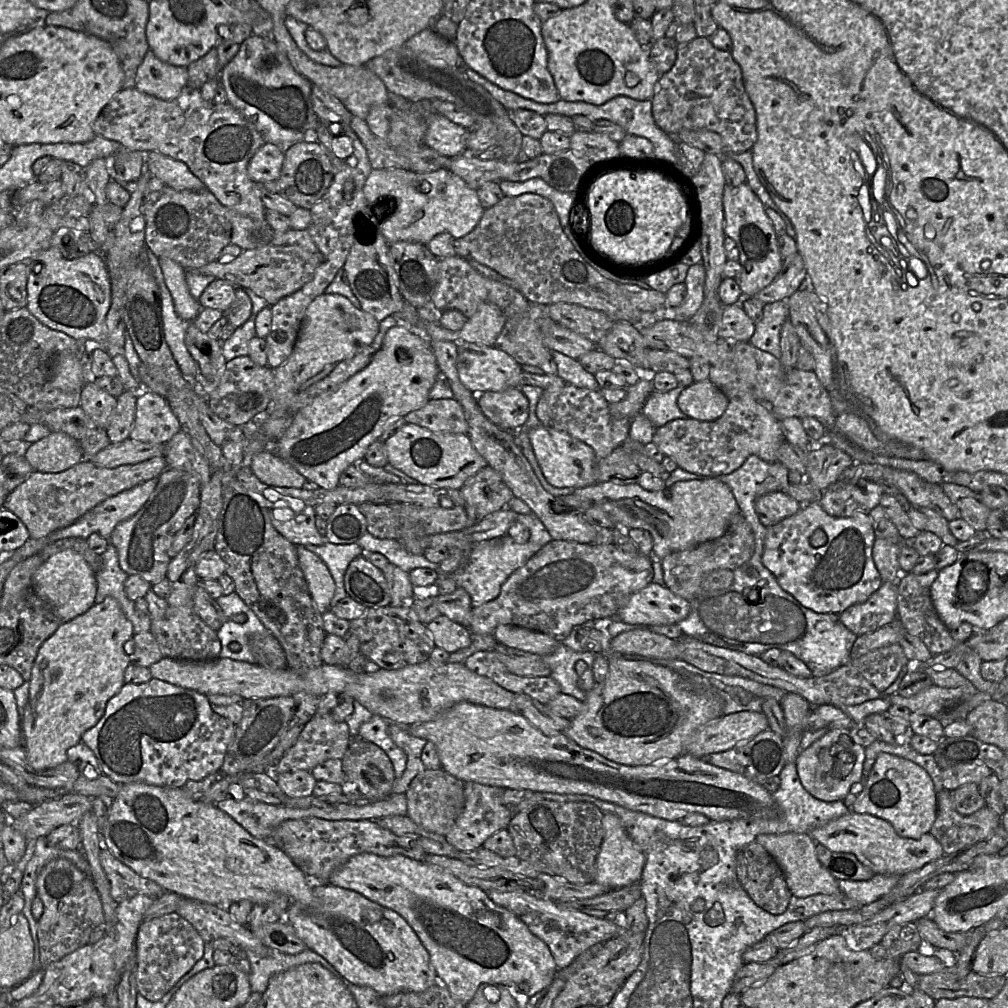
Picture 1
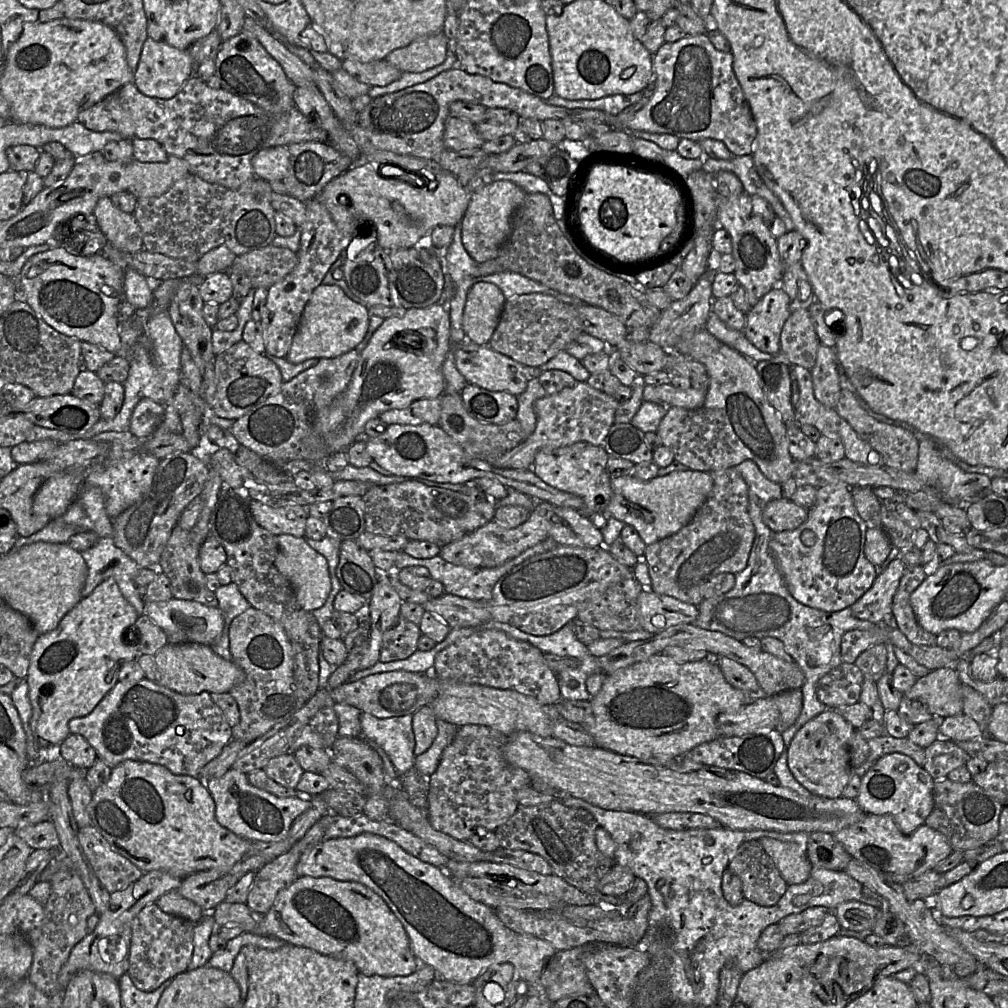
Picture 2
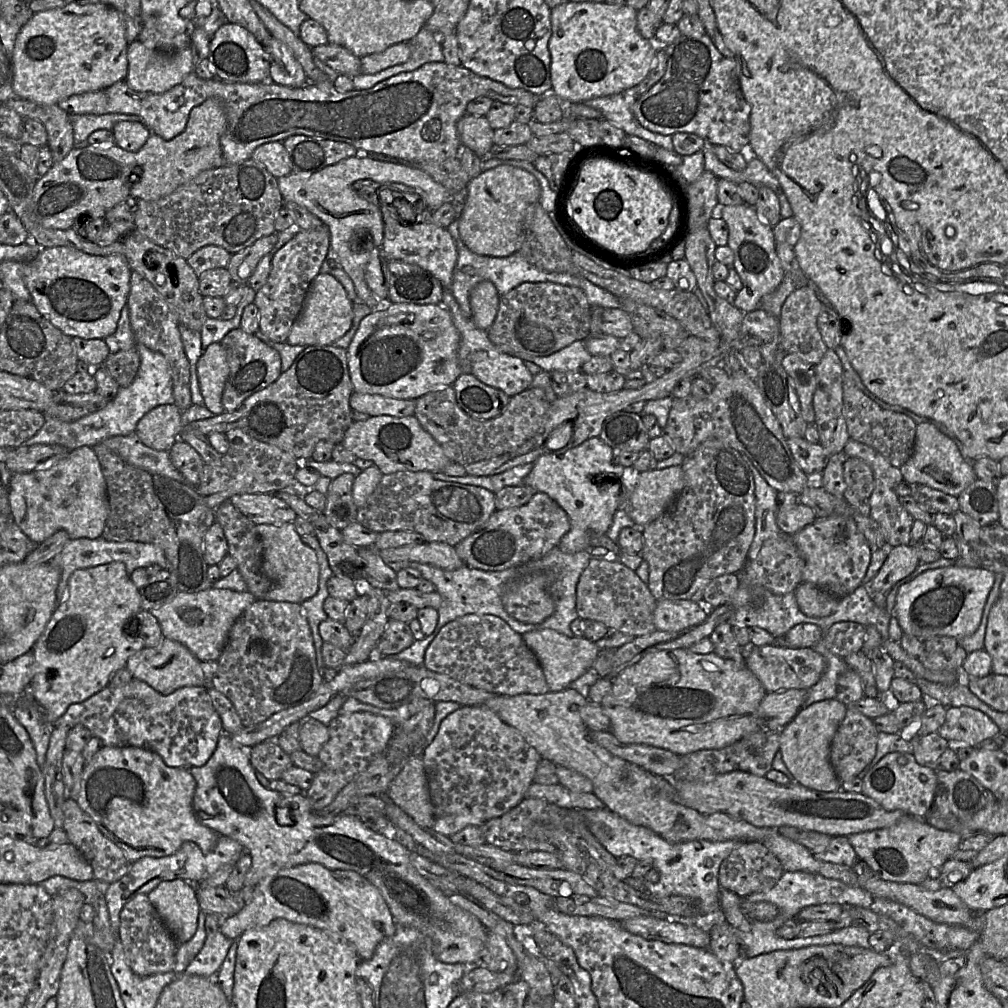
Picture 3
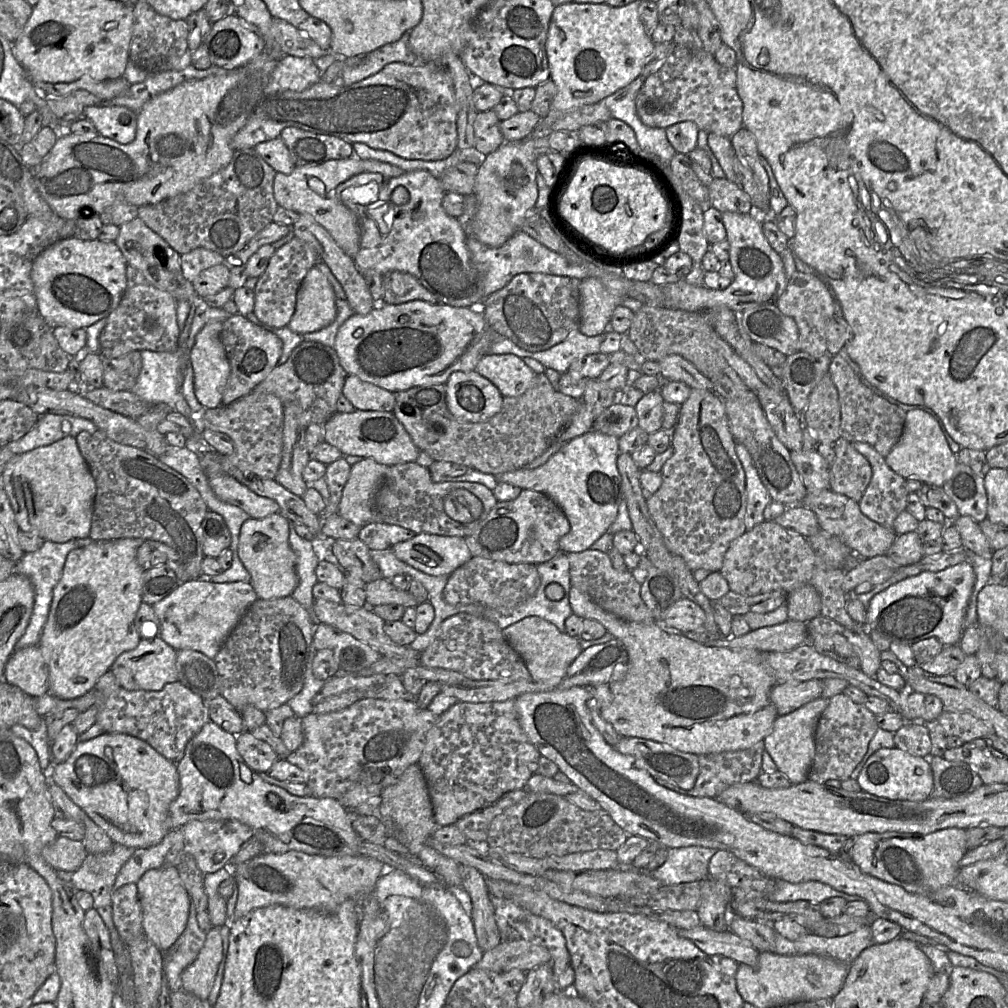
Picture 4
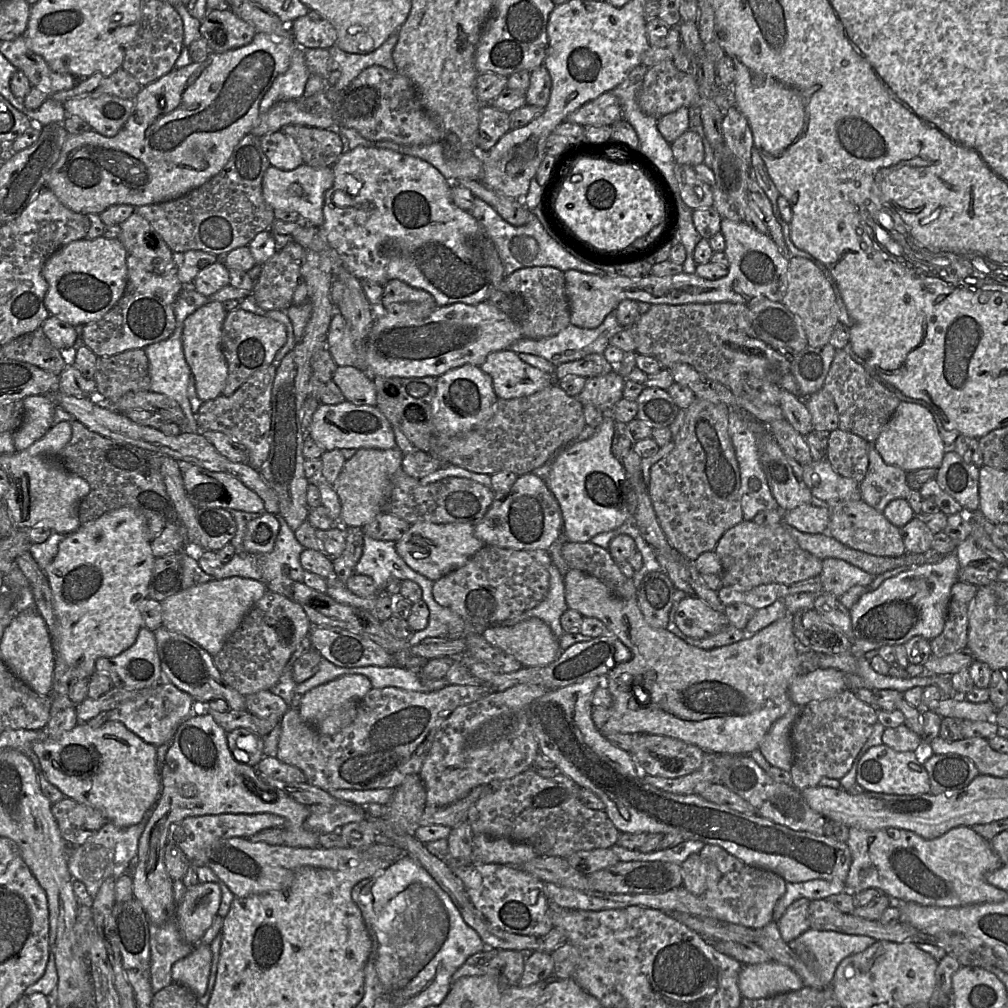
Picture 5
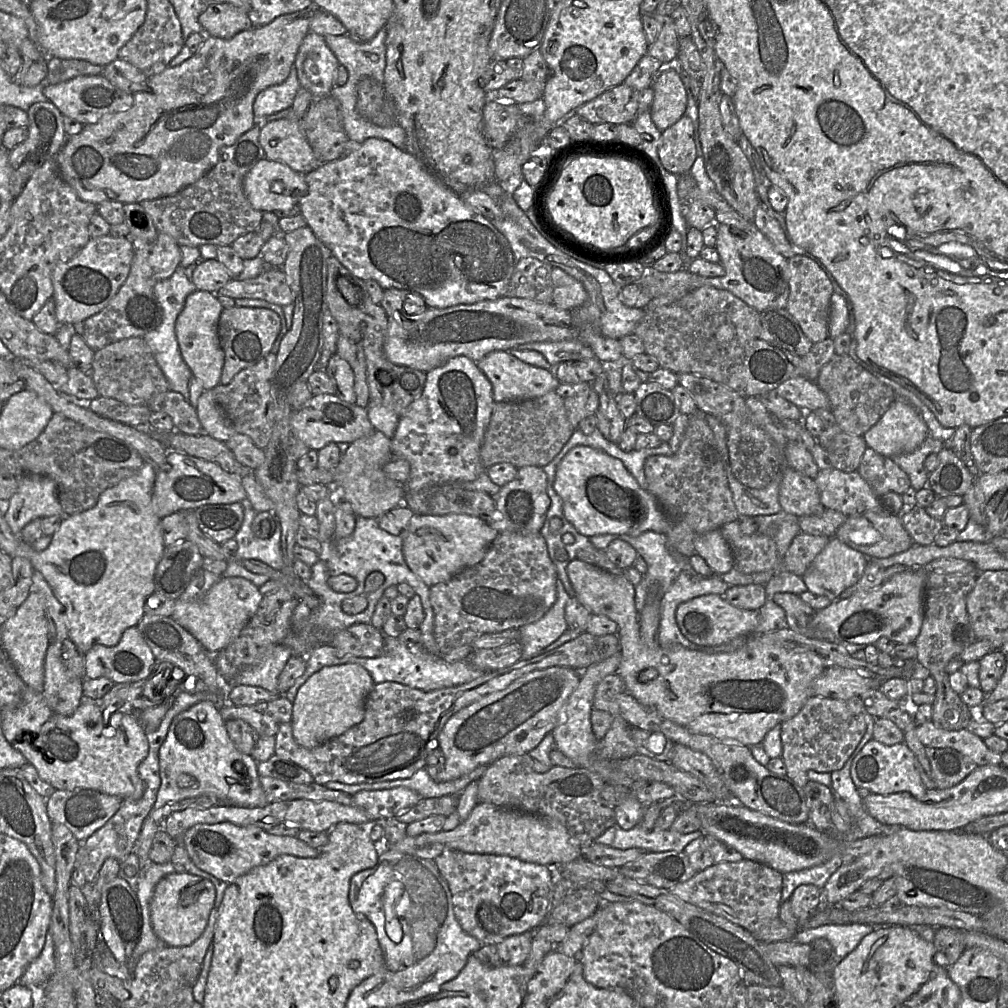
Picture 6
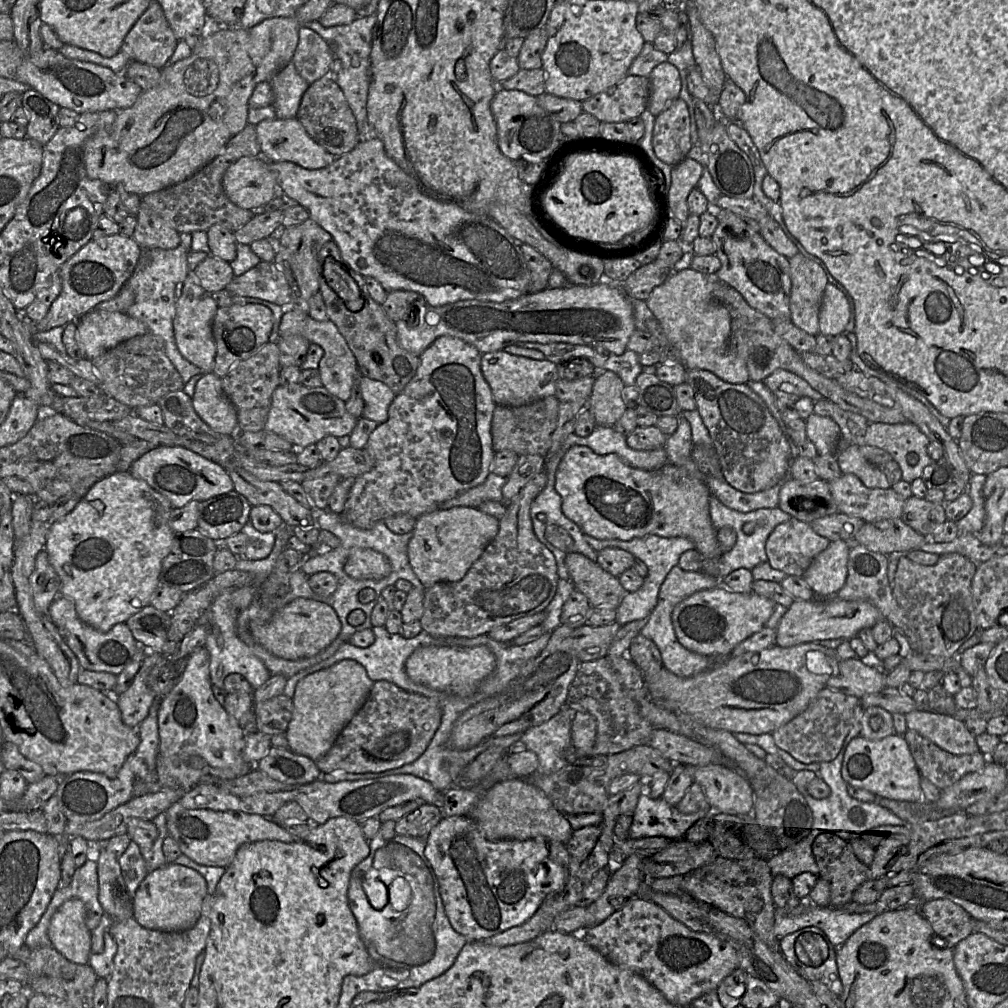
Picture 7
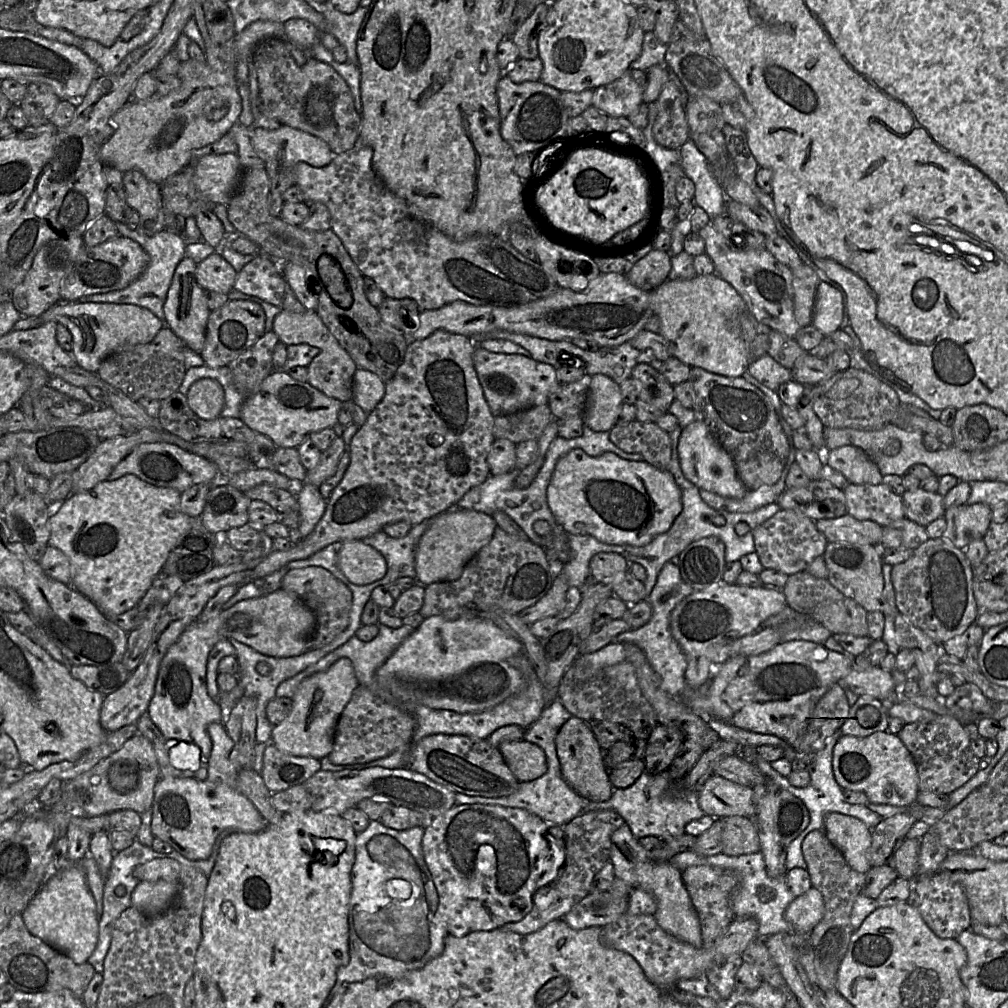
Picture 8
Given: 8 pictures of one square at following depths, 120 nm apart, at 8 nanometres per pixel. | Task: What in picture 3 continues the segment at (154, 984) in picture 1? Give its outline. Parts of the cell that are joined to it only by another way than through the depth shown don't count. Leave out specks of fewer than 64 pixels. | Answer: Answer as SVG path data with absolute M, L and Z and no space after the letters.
M145 894L131 898L120 913L119 938L132 971L141 977L174 972L178 943Z

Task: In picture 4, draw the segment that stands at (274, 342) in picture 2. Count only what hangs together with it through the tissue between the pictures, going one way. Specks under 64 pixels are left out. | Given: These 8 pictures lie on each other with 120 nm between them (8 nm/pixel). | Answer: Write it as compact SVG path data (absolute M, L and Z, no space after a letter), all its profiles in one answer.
M296 237L276 249L254 289L254 313L263 327L286 327L295 312L297 293L307 273L320 261L316 249Z

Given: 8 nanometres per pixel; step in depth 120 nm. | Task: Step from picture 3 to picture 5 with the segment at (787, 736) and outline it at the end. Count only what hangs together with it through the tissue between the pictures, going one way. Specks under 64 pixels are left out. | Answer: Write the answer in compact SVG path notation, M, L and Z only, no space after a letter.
M793 705L784 716L777 719L772 724L764 739L760 743L759 750L771 766L790 772L794 760L794 751L790 733L791 728L797 719L802 707L803 706Z

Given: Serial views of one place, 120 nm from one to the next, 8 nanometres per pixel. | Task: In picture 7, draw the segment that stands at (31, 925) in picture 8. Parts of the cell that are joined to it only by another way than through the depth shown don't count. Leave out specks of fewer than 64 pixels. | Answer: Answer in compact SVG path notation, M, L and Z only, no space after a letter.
M77 898L65 901L52 915L48 926L51 946L76 964L88 963L91 935L86 925L85 905Z

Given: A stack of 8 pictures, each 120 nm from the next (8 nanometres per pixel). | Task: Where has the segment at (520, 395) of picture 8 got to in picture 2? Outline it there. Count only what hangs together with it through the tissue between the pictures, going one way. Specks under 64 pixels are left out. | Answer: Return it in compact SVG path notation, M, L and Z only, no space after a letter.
M466 337L454 348L455 363L467 383L490 391L508 392L515 396L523 393L528 385L525 366L493 350L490 345L480 346Z

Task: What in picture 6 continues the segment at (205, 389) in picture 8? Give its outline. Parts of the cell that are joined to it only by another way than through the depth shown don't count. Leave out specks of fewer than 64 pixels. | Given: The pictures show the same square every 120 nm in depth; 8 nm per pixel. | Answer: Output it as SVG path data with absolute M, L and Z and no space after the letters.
M204 390L201 393L196 411L203 432L214 439L225 443L236 433L226 415L214 400L211 390Z

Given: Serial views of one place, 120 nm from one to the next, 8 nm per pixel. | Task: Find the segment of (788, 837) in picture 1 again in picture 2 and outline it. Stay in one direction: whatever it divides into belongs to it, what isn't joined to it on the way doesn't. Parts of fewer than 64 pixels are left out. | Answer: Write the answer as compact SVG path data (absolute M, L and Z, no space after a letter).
M768 837L759 841L788 885L801 884L809 879L813 865L803 847Z

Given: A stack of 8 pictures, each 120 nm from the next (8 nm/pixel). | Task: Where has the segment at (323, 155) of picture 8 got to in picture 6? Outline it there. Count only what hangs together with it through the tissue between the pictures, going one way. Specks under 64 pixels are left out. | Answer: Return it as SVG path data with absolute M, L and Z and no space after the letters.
M300 87L291 107L293 117L273 120L261 127L259 142L265 152L266 159L287 165L292 170L302 174L311 172L320 166L321 163L317 160L300 126L300 121L313 99L314 97L310 92Z

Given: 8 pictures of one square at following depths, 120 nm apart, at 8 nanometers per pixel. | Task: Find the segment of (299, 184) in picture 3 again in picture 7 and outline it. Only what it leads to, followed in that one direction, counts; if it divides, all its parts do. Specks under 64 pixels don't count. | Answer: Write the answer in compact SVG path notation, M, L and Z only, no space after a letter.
M260 155L242 157L229 166L222 180L229 200L242 209L256 211L284 193L271 163Z

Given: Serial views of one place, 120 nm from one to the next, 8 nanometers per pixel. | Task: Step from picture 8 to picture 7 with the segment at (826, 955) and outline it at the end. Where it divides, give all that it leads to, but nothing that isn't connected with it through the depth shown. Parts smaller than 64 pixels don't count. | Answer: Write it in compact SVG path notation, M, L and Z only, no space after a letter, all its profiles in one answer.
M832 832L820 833L813 841L812 852L819 868L818 877L830 885L830 907L842 908L852 902L855 890L871 879L869 866L856 857L850 843Z

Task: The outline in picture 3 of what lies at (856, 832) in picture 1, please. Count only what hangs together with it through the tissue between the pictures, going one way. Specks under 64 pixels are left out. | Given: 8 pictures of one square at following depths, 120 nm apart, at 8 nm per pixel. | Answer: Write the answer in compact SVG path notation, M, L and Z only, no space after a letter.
M912 816L890 827L848 836L859 860L866 862L880 878L891 882L918 885L951 859L961 839L962 837L956 832L940 830L925 819Z

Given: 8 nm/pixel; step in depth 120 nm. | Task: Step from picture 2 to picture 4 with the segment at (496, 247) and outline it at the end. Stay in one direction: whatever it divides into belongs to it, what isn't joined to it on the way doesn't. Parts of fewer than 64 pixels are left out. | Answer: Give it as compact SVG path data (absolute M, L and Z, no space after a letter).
M505 141L497 150L483 157L478 166L474 192L477 211L472 220L475 238L489 247L502 246L521 225L538 198L536 175L537 157L523 150L523 141Z

